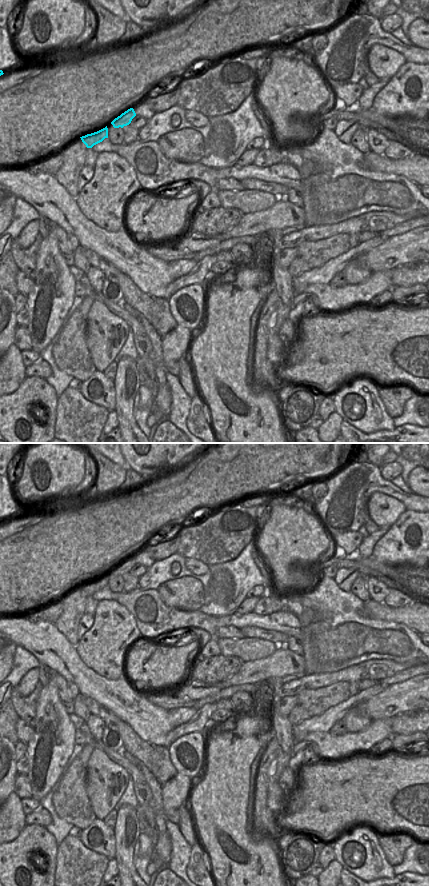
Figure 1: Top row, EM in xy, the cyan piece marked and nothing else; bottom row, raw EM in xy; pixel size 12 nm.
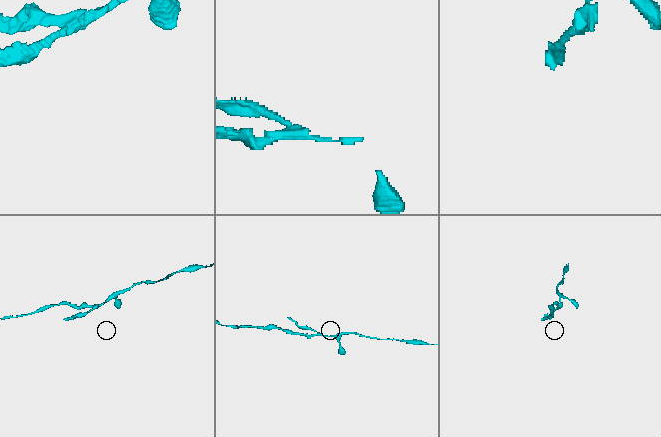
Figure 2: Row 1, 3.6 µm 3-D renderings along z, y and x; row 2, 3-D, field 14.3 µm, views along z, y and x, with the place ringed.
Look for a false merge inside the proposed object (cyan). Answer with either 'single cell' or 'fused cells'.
single cell

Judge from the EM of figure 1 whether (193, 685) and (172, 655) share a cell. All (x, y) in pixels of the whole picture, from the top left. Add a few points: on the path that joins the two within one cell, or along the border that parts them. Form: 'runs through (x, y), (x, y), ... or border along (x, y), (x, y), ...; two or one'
border along (185, 681), (176, 688); two

